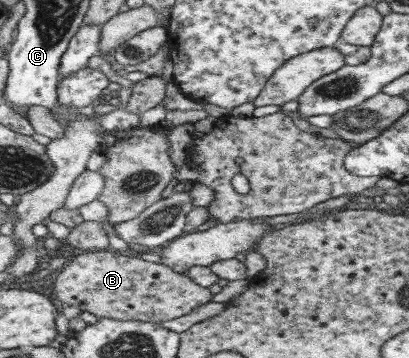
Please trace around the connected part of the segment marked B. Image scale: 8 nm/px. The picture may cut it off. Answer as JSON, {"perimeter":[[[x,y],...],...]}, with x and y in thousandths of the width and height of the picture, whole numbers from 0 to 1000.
{"perimeter":[[[210,701],[156,740],[132,791],[132,813],[152,846],[183,852],[235,885],[289,894],[411,899],[465,877],[518,838],[518,810],[487,799],[462,771],[440,768],[399,735],[377,737],[298,704]]]}

